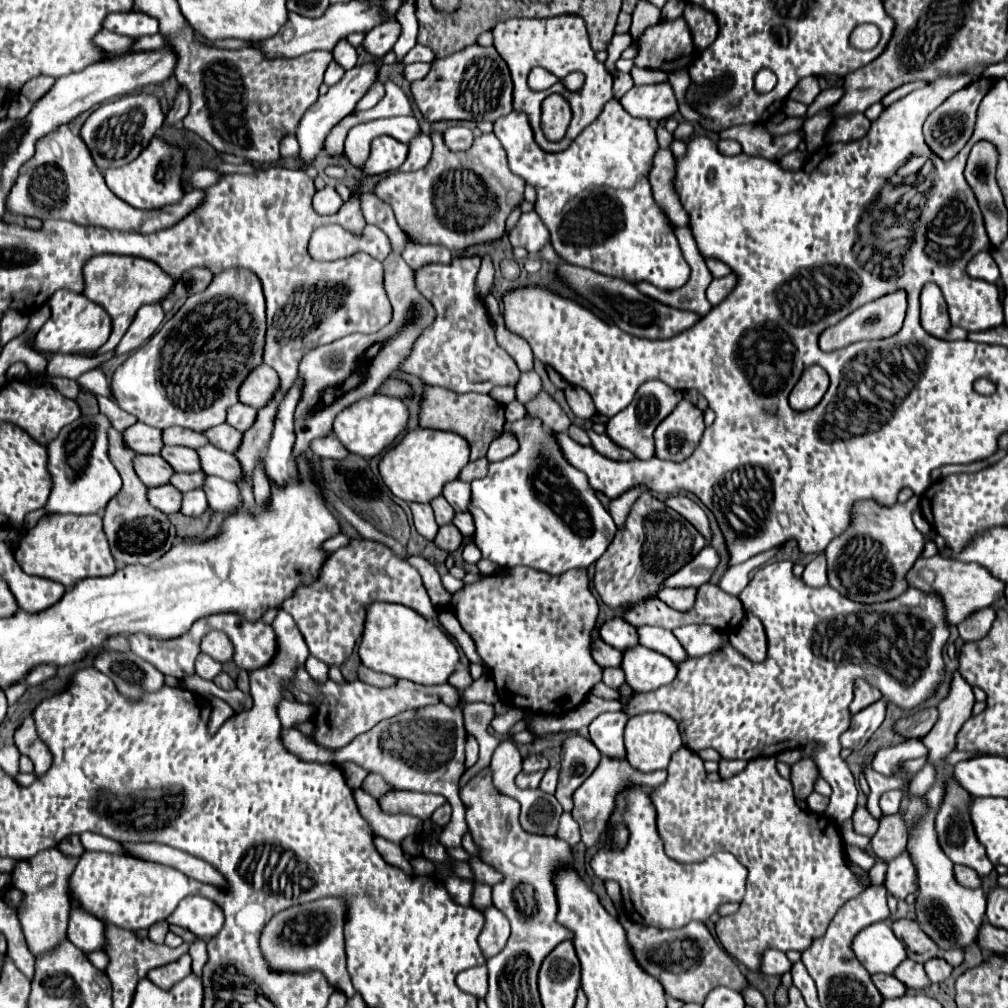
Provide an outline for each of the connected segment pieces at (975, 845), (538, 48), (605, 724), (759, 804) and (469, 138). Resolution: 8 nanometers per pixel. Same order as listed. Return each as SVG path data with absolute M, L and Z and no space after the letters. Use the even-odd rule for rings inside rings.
M952 778L952 784L948 784L948 796L944 798L944 804L940 806L940 812L936 814L938 842L940 842L940 848L944 850L944 854L954 864L964 864L964 866L976 870L978 876L988 876L994 866L988 860L984 848L980 848L980 842L976 840L976 832L972 832L972 822L968 820L968 800L972 800L972 796L968 796L968 792L964 792L960 788L960 784L956 784L956 780Z
M558 16L558 18L542 18L542 20L504 20L498 22L492 28L492 36L494 36L494 48L498 50L498 54L504 58L504 62L510 68L512 80L514 80L514 110L528 114L530 118L530 126L534 130L534 138L538 142L538 146L542 150L548 152L556 152L556 150L564 150L570 146L570 142L588 126L598 118L598 112L604 108L604 104L608 100L614 98L612 94L612 74L606 70L606 66L602 62L596 60L594 50L590 48L588 42L588 32L586 32L586 24L580 16ZM534 66L540 66L552 74L558 76L558 80L562 80L564 76L568 76L570 72L582 72L586 76L584 88L576 94L568 92L562 82L556 82L554 86L550 86L548 90L532 90L526 82L530 70ZM550 94L560 94L564 100L568 100L570 108L572 108L572 120L570 126L566 130L566 136L560 142L550 142L542 128L540 128L540 106L544 102L546 96Z
M604 712L592 720L588 726L592 744L604 754L612 758L624 758L624 744L622 734L628 716L624 712Z
M680 748L672 754L666 772L666 782L650 792L650 800L656 810L656 830L664 842L664 852L676 862L700 862L712 852L724 850L734 854L736 860L748 870L746 894L738 912L720 918L714 928L722 948L750 970L760 968L760 956L768 948L782 952L806 950L816 936L826 932L828 922L838 908L852 896L864 892L864 886L858 884L856 876L848 868L838 826L834 820L802 810L796 804L792 784L778 774L774 756L750 760L740 774L712 782L706 776L704 762L696 756L696 752Z
M452 126L444 132L444 140L450 150L458 152L458 150L468 150L474 144L474 134L464 126Z

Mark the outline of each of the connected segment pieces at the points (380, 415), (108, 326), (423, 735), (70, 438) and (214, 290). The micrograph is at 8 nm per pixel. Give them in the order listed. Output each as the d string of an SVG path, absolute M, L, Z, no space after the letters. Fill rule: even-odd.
M378 392L344 408L334 420L334 434L348 452L372 458L382 450L386 450L396 440L396 436L406 428L406 422L408 422L408 410L402 404L402 400Z
M60 290L50 298L48 304L52 308L52 316L36 334L34 344L38 350L60 352L60 354L70 354L70 352L80 352L80 350L94 352L108 340L108 336L112 332L112 320L108 316L108 312L104 312L104 308L100 308L98 304L84 300L82 294Z
M436 704L436 706L424 708L420 714L418 714L418 710L408 710L408 712L404 712L404 718L382 720L370 732L360 734L348 746L334 752L324 750L318 744L312 744L312 740L308 740L308 736L304 736L302 732L296 732L296 730L290 730L290 728L282 728L280 738L284 742L284 748L302 760L337 765L350 760L350 762L366 768L368 772L376 772L376 774L384 776L384 780L388 780L388 784L392 784L396 790L428 792L428 786L434 784L430 788L430 792L446 796L452 806L452 820L448 824L448 832L440 834L440 844L444 848L458 848L464 832L468 832L466 820L464 820L464 806L462 806L462 800L458 798L460 776L464 774L464 746L466 746L462 710L460 710L460 706L448 708L444 704ZM418 746L420 748L426 746L426 752L428 752L426 758L420 758L420 766L418 766Z
M104 414L80 416L76 422L60 430L60 436L48 444L48 474L52 480L50 498L44 512L58 514L98 514L106 508L108 500L120 490L120 474L108 460L106 430L110 420Z
M226 268L212 278L204 292L188 296L182 308L134 354L126 358L112 376L112 394L118 406L154 428L184 426L196 432L218 426L226 420L226 408L238 402L238 388L248 372L262 364L266 314L262 284L256 274L244 268Z

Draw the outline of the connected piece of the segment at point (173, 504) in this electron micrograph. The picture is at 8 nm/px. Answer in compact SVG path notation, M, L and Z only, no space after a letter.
M170 484L148 488L148 502L164 514L172 514L180 510L180 492Z

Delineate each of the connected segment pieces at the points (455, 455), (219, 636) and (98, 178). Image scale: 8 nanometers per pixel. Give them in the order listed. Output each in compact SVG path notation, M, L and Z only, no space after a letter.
M416 428L408 430L402 440L382 456L378 470L386 488L396 498L406 502L430 502L442 494L446 482L458 478L460 470L468 464L468 454L468 442L462 436L444 430Z
M208 632L202 638L200 650L204 654L208 654L210 658L214 658L216 662L228 662L228 660L232 660L232 652L234 652L232 642L228 640L228 636L224 632Z
M68 126L58 128L52 136L46 136L36 146L36 154L30 164L20 170L16 180L18 184L12 188L8 196L8 210L22 216L34 216L40 220L54 218L54 220L68 220L80 226L102 226L108 230L122 230L122 232L138 232L138 234L152 234L156 230L170 228L176 220L182 220L196 204L200 202L202 190L186 190L184 198L176 204L168 204L164 208L152 212L140 212L136 208L128 208L128 204L120 202L104 182L104 176L96 168L88 146L80 136L74 136Z

